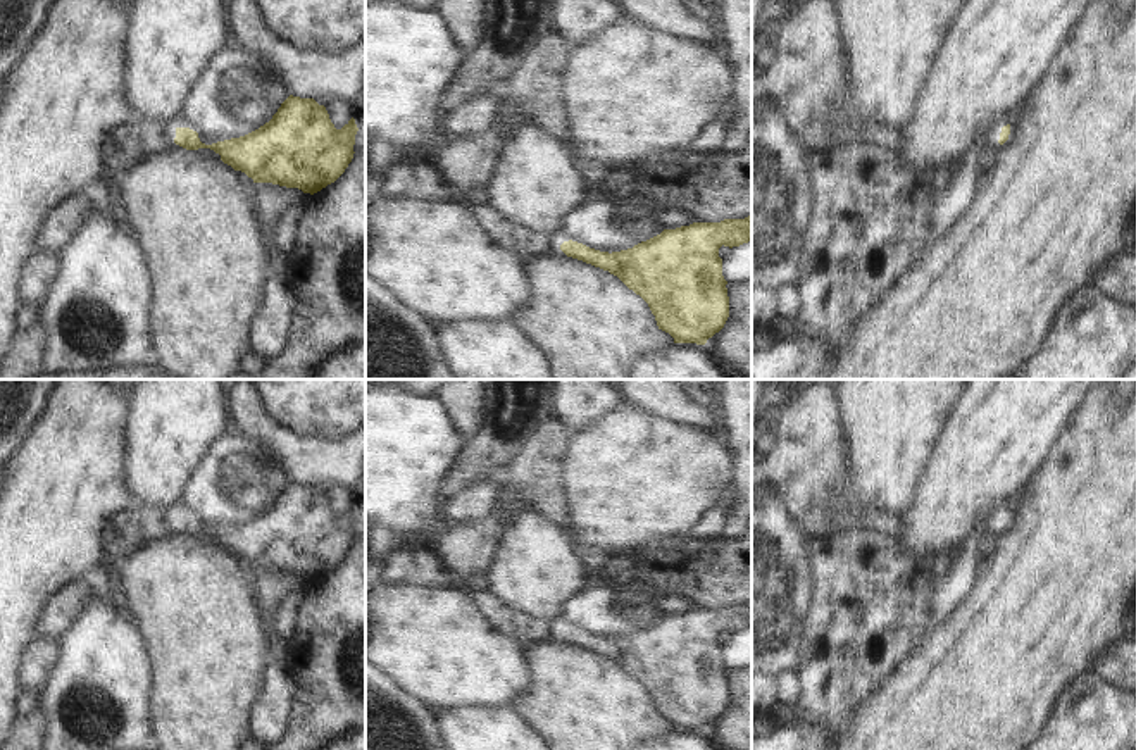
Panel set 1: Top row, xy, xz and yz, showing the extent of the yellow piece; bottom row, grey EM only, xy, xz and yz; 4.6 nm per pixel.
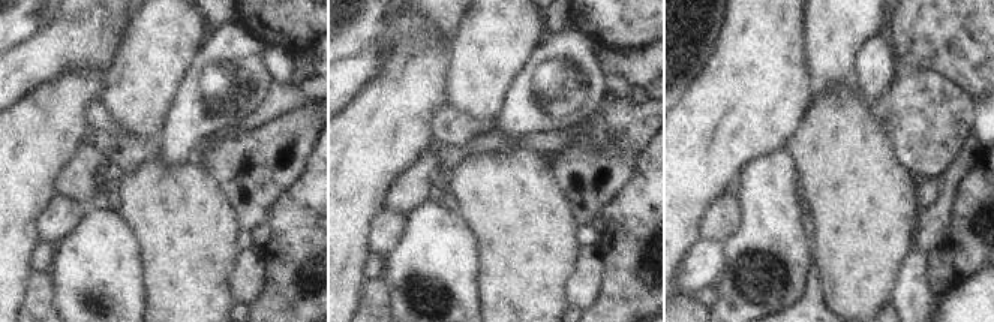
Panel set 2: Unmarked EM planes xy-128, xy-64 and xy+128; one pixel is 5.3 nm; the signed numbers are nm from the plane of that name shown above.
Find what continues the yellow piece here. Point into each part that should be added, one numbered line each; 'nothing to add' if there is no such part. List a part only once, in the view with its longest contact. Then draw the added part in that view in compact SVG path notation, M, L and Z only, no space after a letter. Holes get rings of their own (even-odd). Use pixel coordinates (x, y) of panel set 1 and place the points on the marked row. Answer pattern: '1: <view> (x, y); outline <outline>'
1: xy (138, 138); outline M131 119L119 126L105 141L102 152L102 181L112 184L140 159L160 153L174 145L176 128L171 124Z

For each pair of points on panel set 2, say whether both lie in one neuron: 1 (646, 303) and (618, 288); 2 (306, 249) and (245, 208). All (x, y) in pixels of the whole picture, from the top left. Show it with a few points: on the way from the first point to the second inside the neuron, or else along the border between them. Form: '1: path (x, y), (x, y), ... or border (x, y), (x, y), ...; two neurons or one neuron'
1: path (639, 295), (625, 288); one neuron
2: border (285, 192), (270, 208), (264, 220); two neurons

